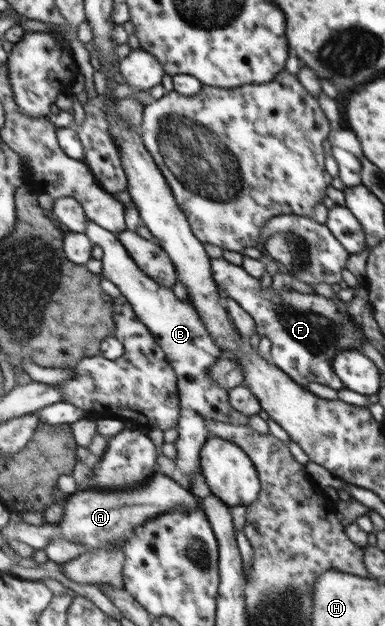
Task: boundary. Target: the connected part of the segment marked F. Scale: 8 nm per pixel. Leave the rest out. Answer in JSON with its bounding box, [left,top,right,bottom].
[210,257,368,391]

